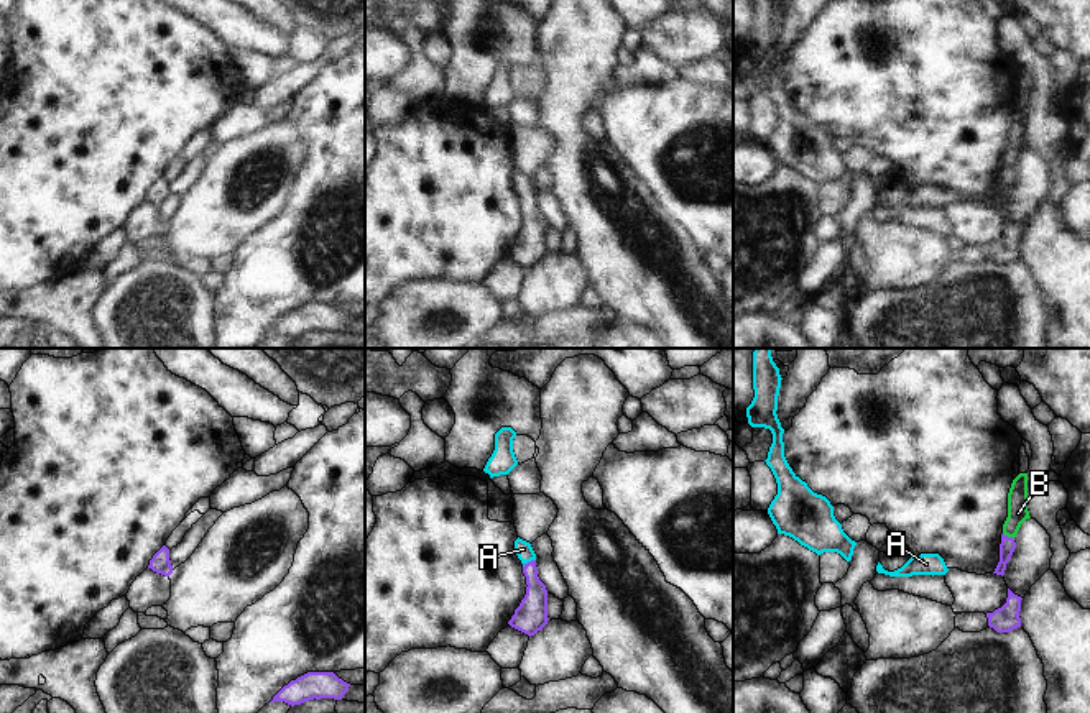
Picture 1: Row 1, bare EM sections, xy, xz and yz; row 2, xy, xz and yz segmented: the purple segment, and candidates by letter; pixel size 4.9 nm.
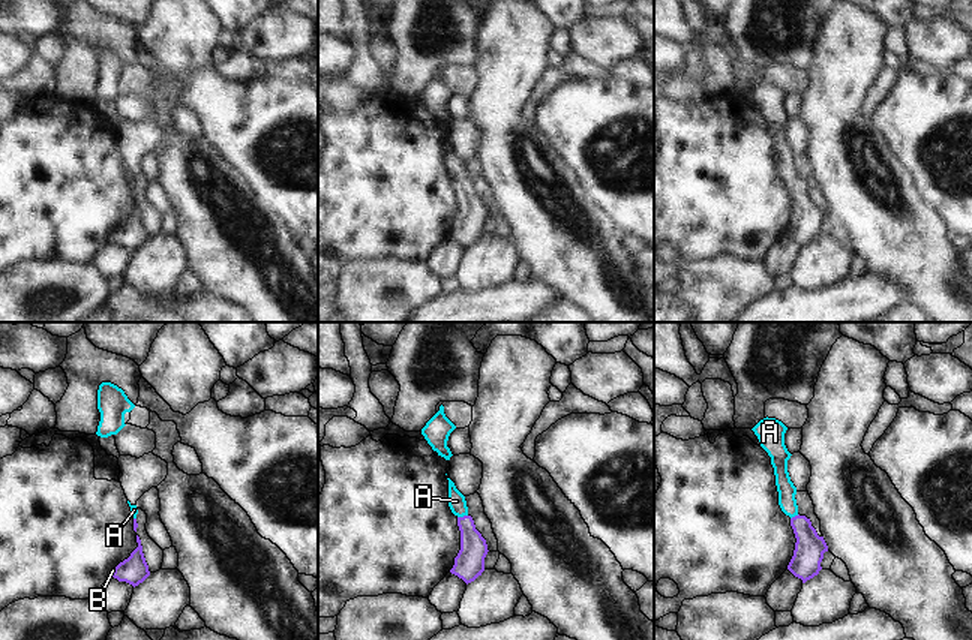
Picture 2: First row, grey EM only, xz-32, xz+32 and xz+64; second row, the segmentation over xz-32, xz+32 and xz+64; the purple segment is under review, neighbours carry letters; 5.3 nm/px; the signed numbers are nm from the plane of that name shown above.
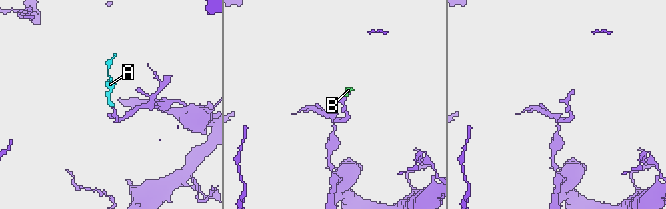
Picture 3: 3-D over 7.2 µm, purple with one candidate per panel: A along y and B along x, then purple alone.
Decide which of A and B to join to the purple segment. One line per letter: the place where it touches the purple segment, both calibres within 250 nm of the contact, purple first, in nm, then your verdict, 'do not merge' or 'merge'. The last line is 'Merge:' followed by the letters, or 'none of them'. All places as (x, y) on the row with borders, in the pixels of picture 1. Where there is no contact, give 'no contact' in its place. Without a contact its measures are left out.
A: contact xz (528, 562); calibres 150 and 90 nm; merge
B: contact yz (1006, 536); calibres 80 and 100 nm; merge
Merge: A, B

